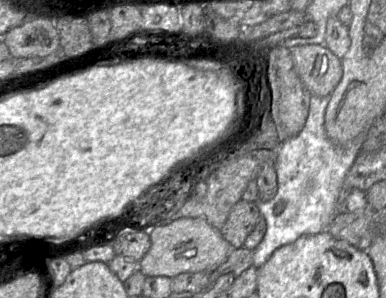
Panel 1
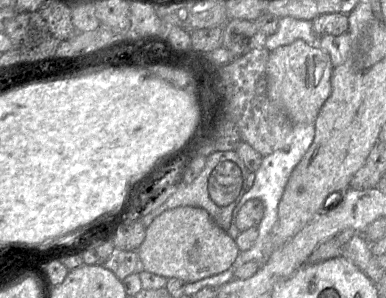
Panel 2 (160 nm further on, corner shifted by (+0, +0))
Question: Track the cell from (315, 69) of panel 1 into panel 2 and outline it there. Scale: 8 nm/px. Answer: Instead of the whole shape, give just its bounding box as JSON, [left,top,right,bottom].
[266,40,333,123]

